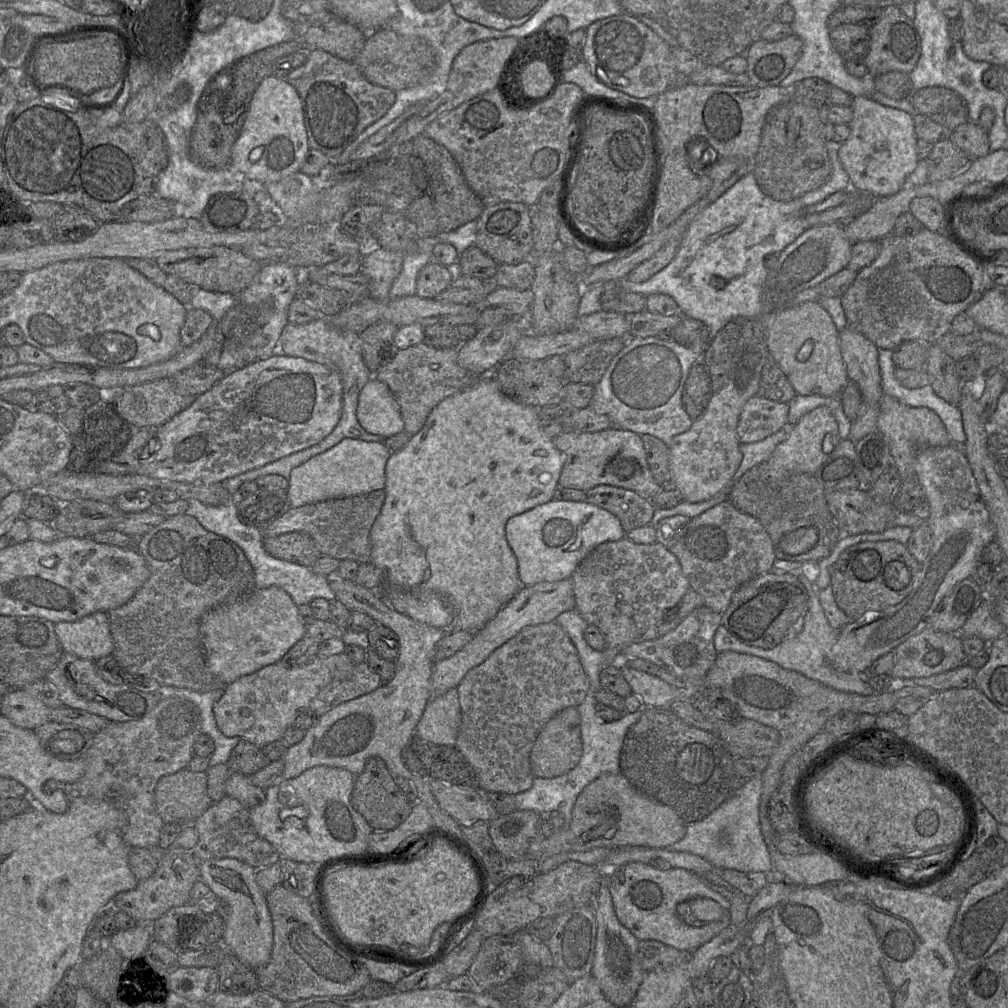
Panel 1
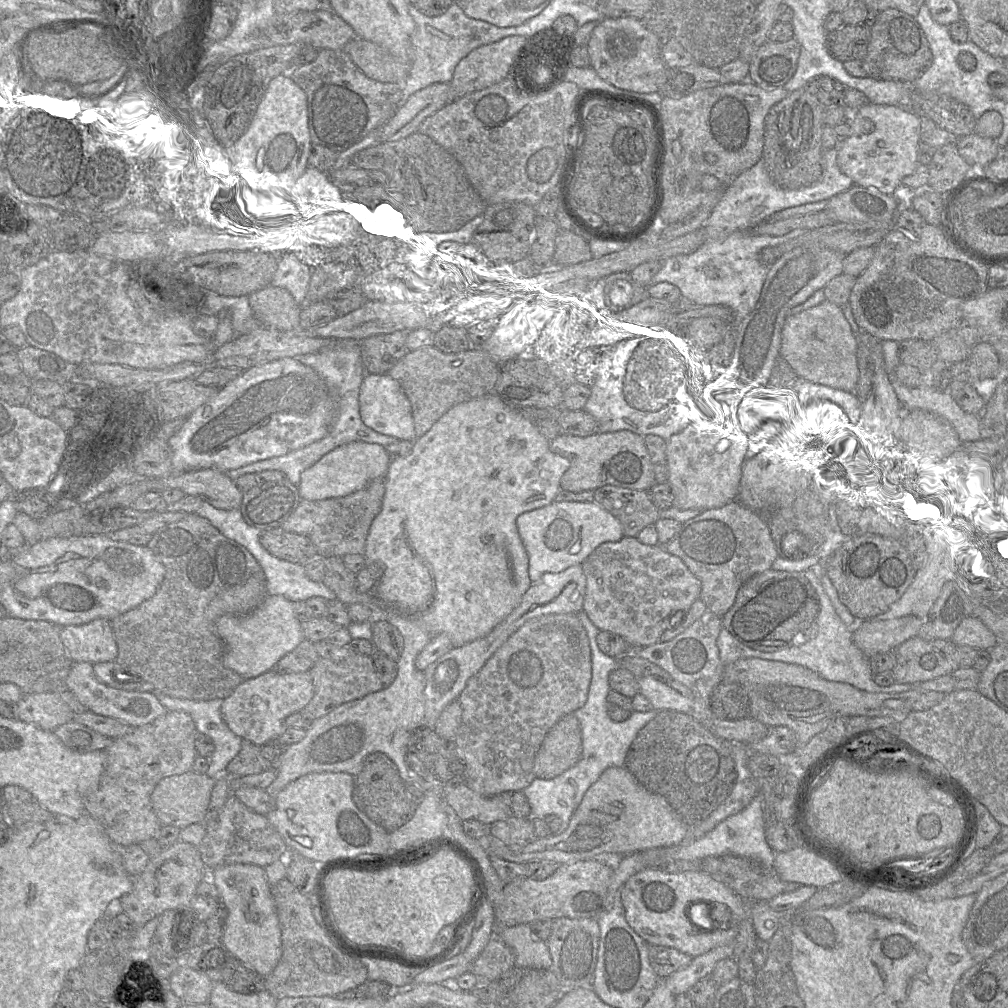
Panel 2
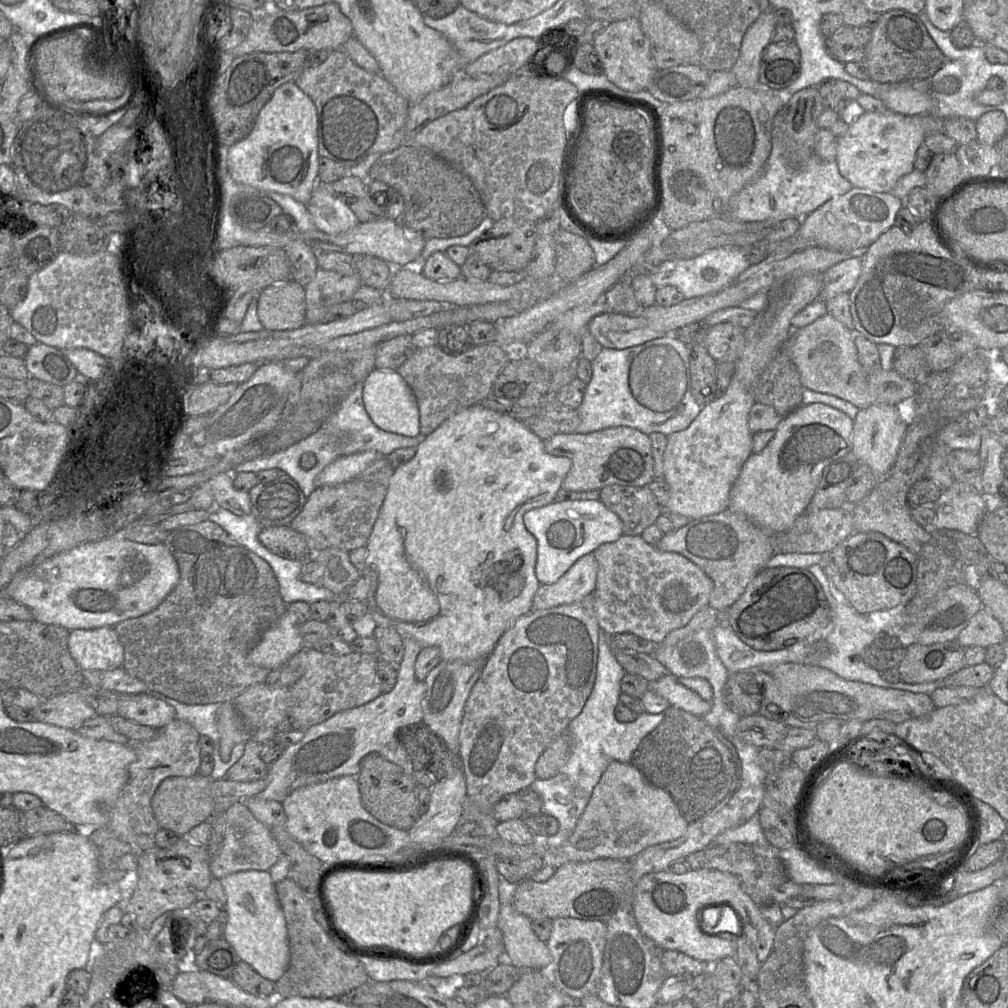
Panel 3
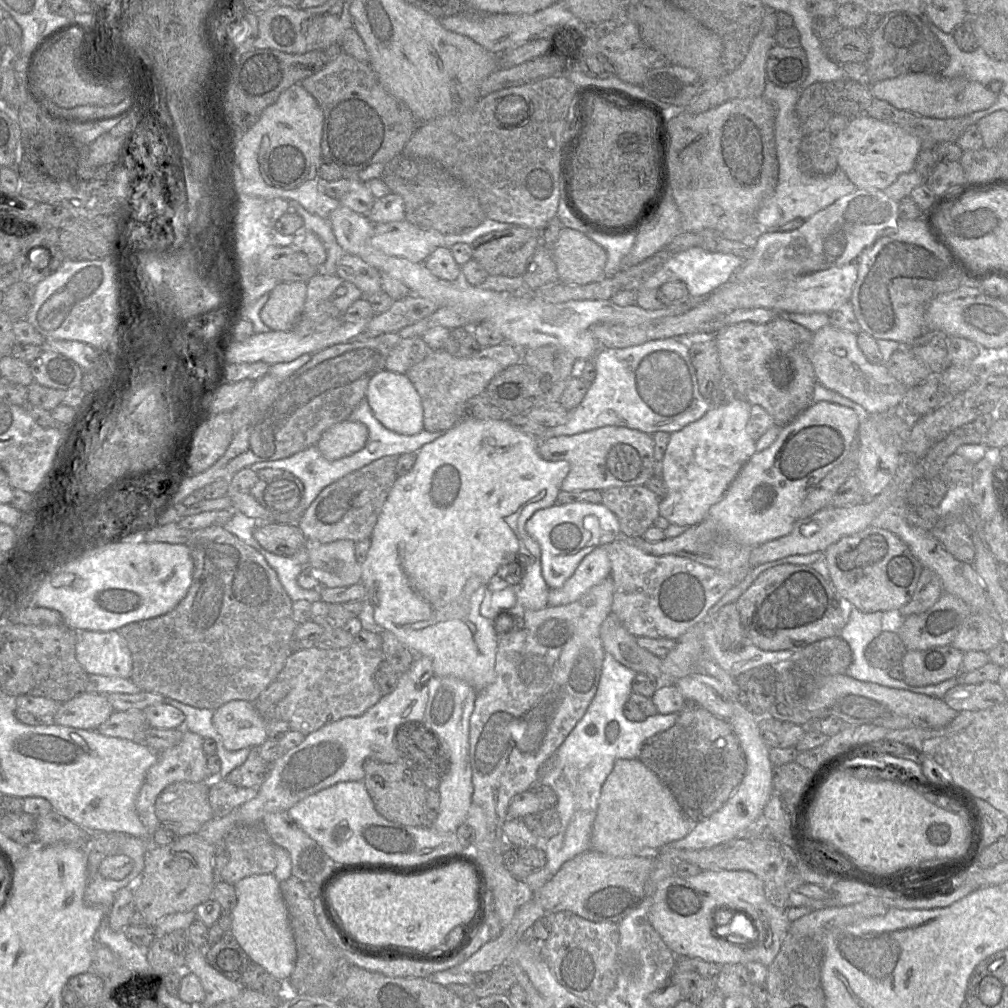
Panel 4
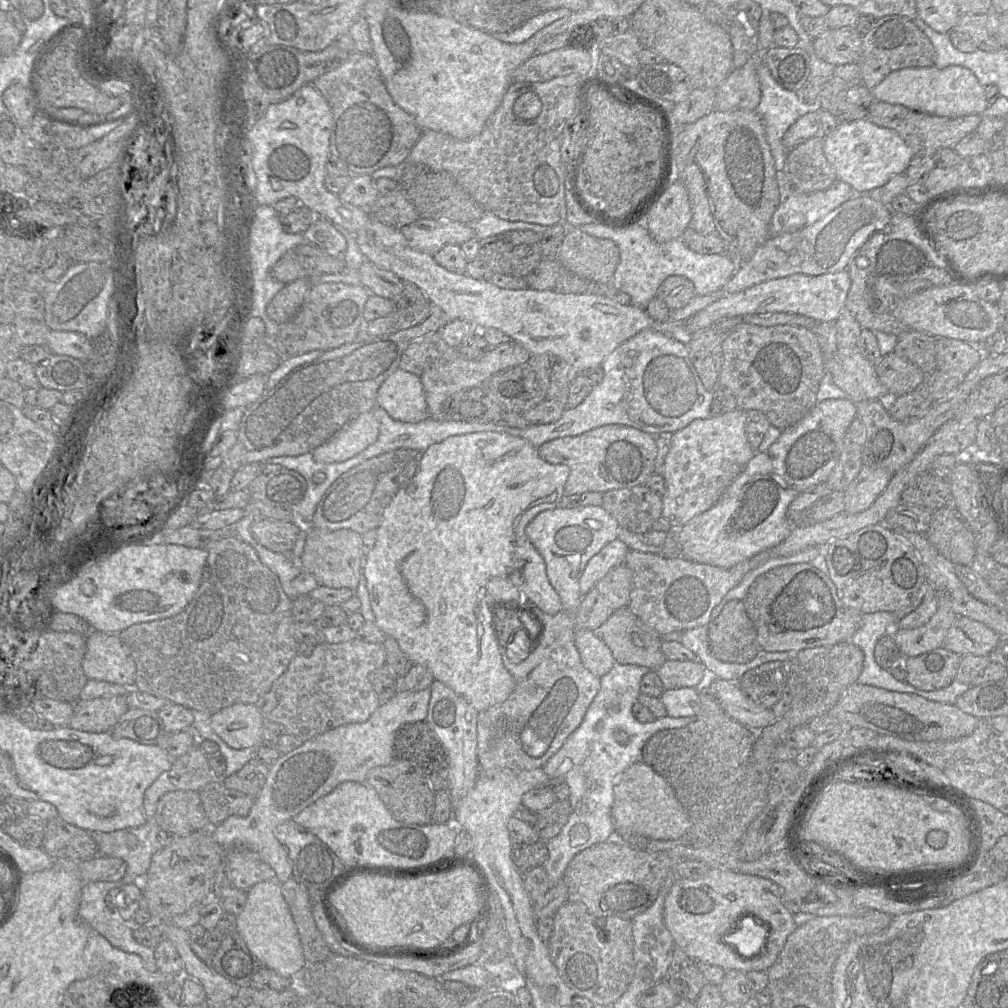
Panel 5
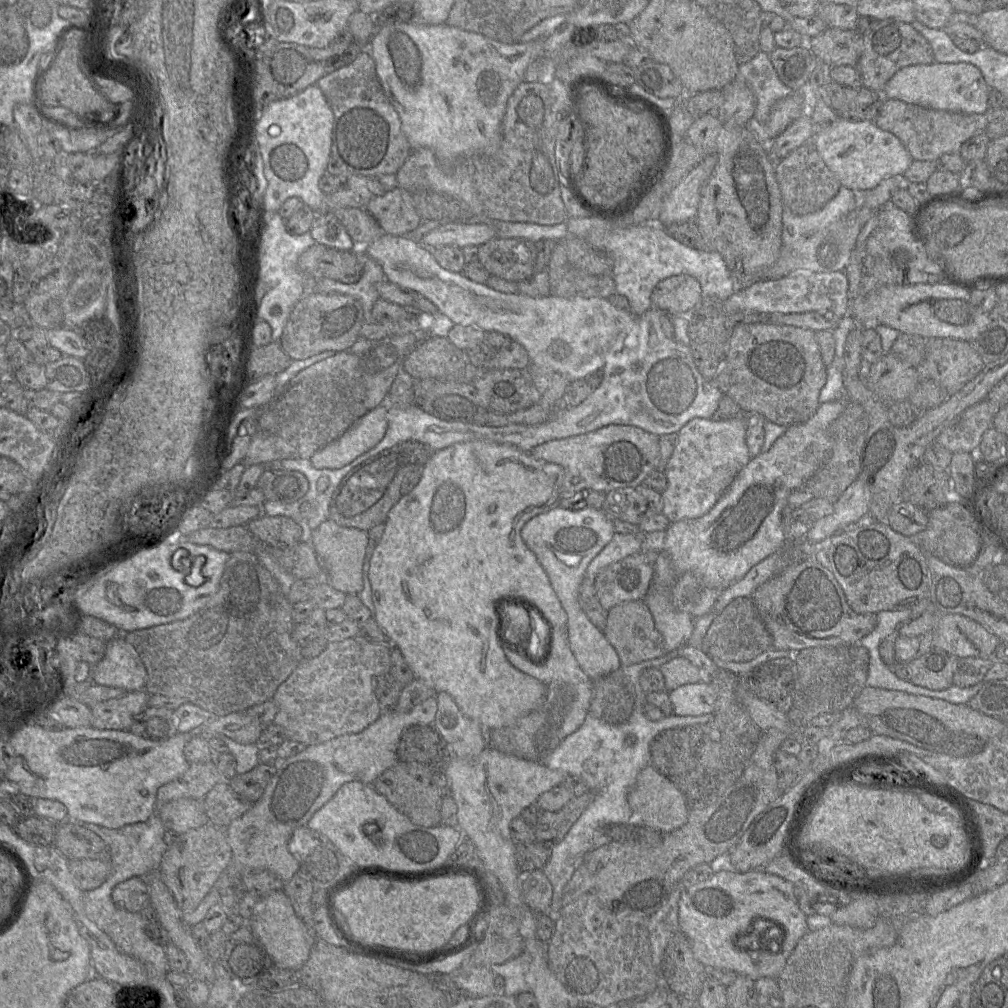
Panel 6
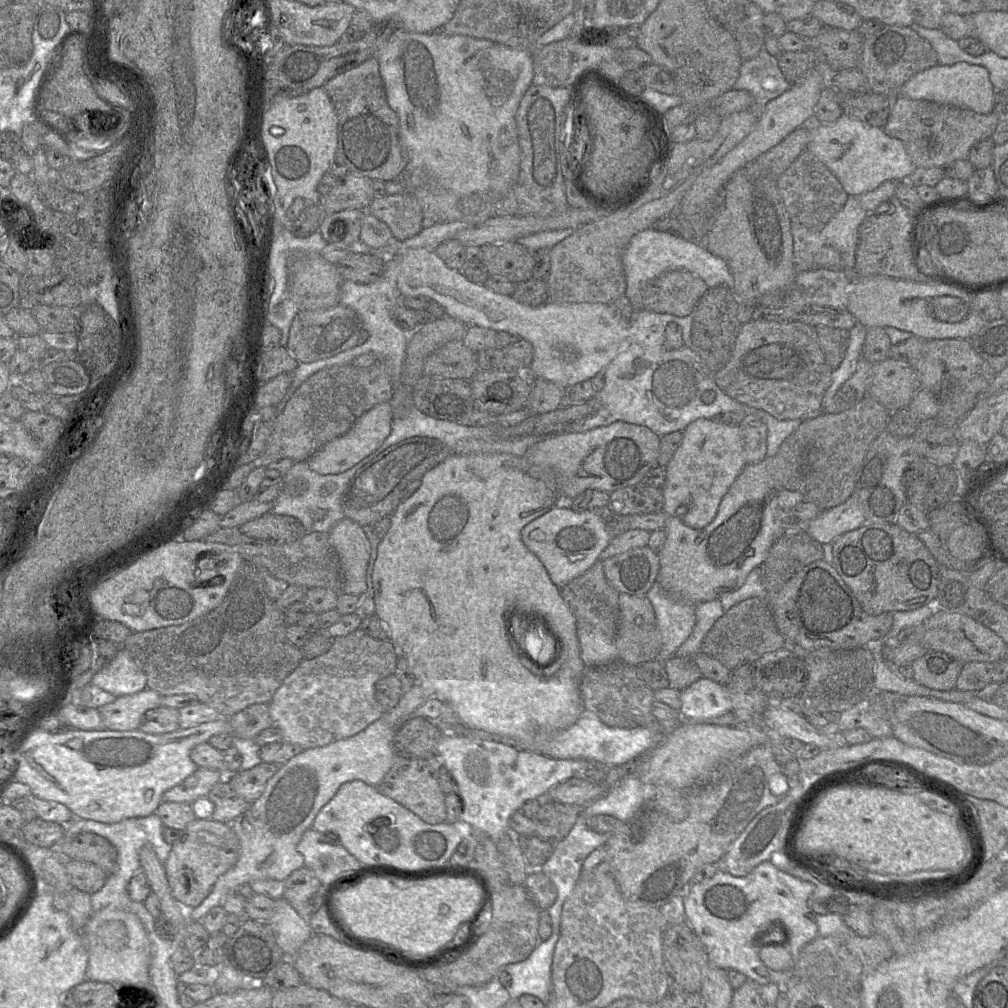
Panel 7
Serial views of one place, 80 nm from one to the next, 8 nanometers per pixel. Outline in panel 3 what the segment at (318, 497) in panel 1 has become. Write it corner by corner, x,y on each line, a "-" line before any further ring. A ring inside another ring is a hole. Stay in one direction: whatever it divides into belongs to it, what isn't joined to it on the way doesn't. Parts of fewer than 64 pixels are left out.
371,450
339,457
320,472
317,477
317,487
336,486
350,481
378,457
377,452

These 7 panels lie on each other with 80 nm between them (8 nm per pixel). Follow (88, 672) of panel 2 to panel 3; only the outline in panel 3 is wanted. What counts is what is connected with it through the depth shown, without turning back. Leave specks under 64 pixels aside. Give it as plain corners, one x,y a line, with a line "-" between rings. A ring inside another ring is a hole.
150,693
119,695
116,715
154,729
161,729
176,718
172,706

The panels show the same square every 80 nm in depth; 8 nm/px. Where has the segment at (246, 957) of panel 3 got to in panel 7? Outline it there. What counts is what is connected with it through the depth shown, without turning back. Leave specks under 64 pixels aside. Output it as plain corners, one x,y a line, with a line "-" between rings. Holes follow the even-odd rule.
284,898
276,900
274,914
268,923
287,957
293,957
313,934
308,918
301,917

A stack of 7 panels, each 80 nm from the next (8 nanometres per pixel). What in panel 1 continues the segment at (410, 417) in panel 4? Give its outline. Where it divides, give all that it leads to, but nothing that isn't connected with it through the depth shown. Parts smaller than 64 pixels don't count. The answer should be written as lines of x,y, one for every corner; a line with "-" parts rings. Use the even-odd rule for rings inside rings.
371,377
358,397
356,417
368,433
390,437
404,431
400,407
388,386

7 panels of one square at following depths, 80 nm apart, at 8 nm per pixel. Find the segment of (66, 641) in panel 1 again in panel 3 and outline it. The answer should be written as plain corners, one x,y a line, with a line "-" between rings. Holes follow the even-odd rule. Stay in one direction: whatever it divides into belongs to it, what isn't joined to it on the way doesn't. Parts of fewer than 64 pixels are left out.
113,626
69,631
68,648
83,671
122,667
124,649

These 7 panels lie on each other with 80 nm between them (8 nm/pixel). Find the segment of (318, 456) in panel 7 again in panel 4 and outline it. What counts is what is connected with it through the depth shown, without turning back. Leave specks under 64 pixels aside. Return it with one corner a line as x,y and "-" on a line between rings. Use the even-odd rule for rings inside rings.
343,421
324,431
316,446
324,458
337,460
361,450
367,439
368,430
364,424

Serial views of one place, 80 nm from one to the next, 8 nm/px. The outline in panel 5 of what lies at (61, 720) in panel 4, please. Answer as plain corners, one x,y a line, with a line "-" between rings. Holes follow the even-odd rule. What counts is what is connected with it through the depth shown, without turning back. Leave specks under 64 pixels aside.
125,696
78,699
68,726
86,732
110,731
128,709

